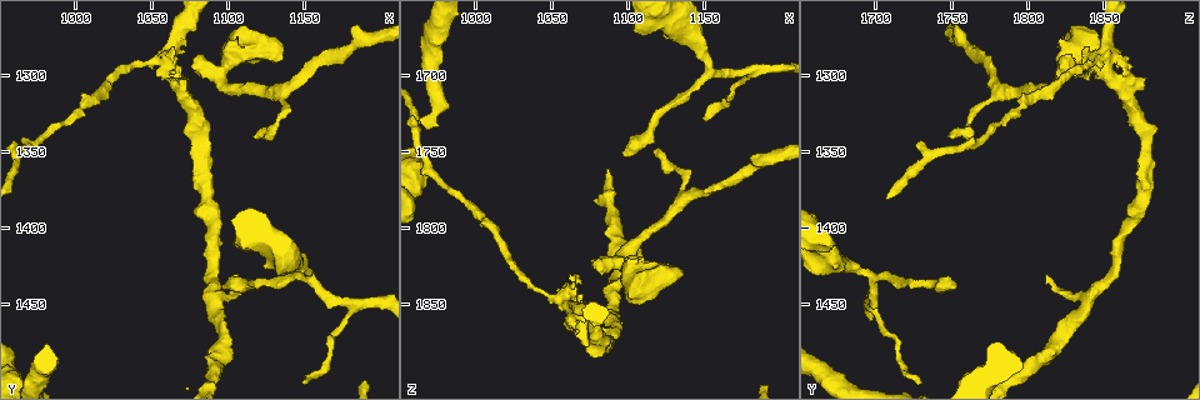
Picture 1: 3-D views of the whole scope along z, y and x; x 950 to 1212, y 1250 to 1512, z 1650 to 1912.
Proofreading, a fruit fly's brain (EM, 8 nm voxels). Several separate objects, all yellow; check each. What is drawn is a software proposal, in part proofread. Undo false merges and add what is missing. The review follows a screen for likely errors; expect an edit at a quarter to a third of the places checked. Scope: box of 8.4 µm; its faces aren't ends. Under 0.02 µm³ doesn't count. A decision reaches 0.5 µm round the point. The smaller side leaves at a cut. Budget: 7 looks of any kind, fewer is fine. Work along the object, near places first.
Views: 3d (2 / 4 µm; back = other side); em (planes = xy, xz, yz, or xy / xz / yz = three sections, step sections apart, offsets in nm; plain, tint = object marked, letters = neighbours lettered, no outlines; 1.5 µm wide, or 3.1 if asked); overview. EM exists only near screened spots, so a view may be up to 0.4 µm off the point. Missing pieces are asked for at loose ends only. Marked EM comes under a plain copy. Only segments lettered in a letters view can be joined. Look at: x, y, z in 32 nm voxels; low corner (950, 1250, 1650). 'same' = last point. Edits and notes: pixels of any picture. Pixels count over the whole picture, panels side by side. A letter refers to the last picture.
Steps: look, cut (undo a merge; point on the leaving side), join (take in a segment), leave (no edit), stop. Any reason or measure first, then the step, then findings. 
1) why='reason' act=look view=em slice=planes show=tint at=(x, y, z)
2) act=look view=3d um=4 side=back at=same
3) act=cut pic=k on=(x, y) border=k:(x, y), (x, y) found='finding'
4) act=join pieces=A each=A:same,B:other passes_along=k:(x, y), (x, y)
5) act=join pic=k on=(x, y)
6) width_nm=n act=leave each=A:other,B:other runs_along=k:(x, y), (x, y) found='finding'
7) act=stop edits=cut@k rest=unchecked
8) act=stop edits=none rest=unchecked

why='arms part here' act=look view=3d um=2 at=(1060, 1292, 1848)

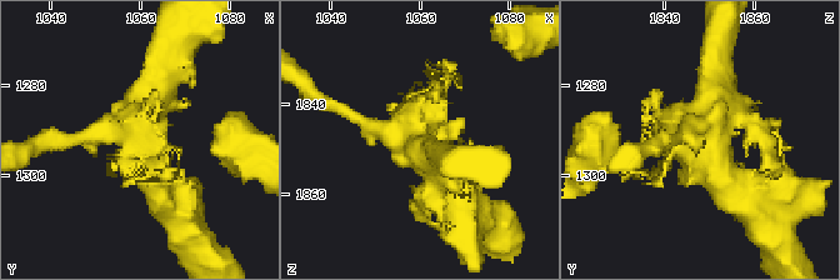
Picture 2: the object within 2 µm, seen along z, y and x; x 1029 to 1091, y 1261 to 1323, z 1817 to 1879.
act=look view=em slice=xz step=4 show=tint at=(1060, 1292, 1847)

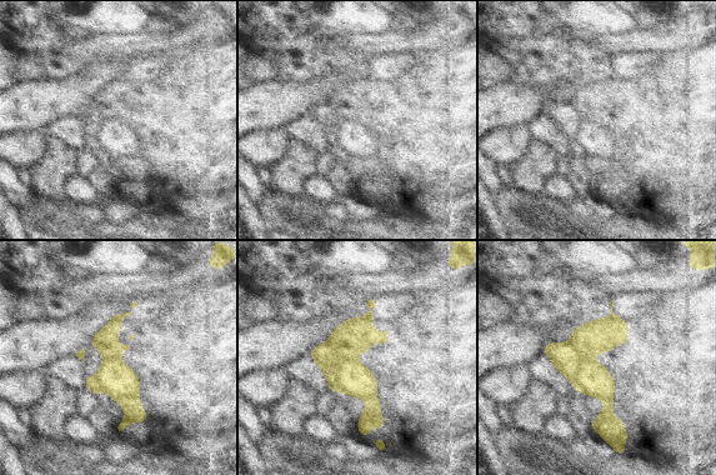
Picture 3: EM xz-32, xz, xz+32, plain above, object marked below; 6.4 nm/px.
act=look view=em slice=planes show=letters at=same

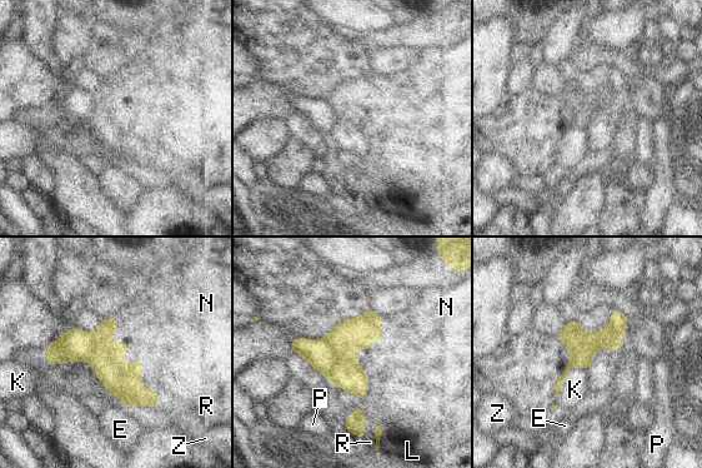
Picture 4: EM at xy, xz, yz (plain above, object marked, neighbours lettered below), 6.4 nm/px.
act=cut pic=4 on=(317, 353) each=E:other,K:other,L:other,N:other,P:other,R:other,Z:other border=4:(324, 339), (335, 357), (329, 377) found='two neurons meet here'

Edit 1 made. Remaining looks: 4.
why='redraw' act=look view=overview

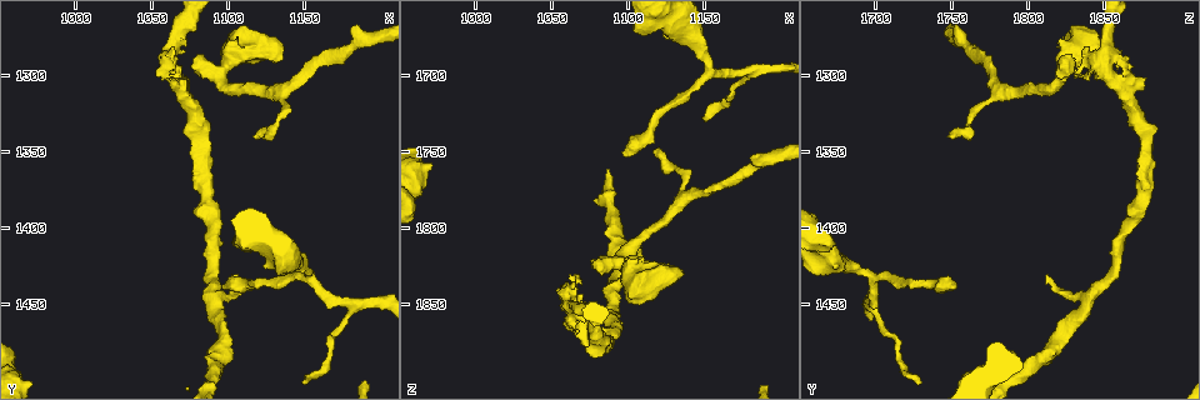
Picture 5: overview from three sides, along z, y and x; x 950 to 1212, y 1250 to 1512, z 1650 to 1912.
why='an open end' act=look view=em slice=planes show=letters at=(1118, 1338, 1746)

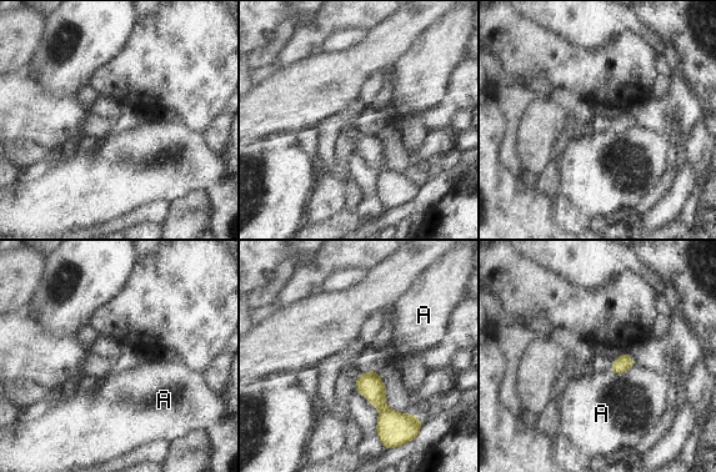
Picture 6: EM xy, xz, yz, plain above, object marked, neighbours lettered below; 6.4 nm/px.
act=leave each=A:other border=6:(635, 365), (620, 373), (610, 371) found='no lettered segment goes on from it'

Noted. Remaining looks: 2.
why='sharp bend' act=look view=em slice=yz step=4 show=tint at=(1182, 1452, 1696)

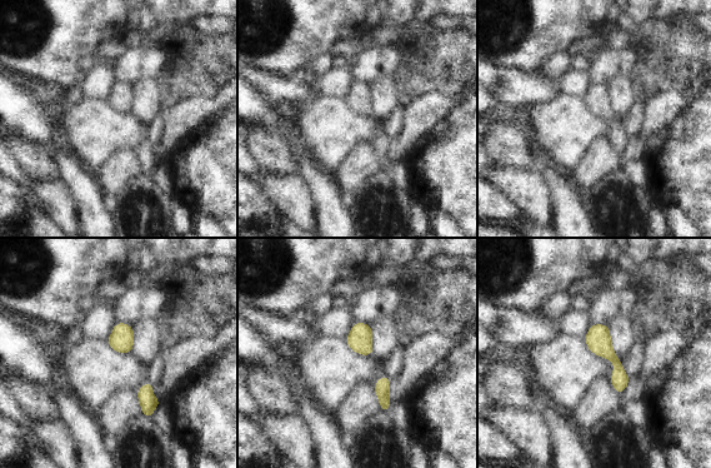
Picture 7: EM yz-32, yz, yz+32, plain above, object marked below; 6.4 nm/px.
why='another direction' act=look view=em slice=planes show=letters at=same

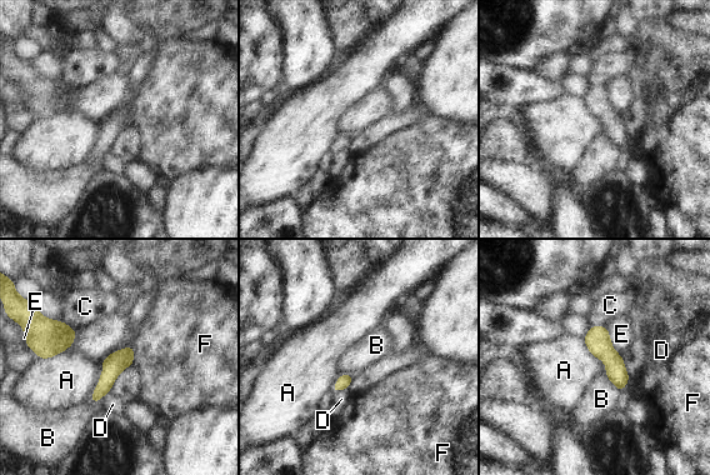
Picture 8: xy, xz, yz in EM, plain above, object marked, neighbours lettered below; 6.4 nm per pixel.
act=leave each=A:other,B:other,C:other,D:other,E:other,F:other border=8:(583, 339), (603, 361), (606, 375) found='all the same neuron'

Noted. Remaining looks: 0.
act=stop edits=cut@4 rest=unchecked

